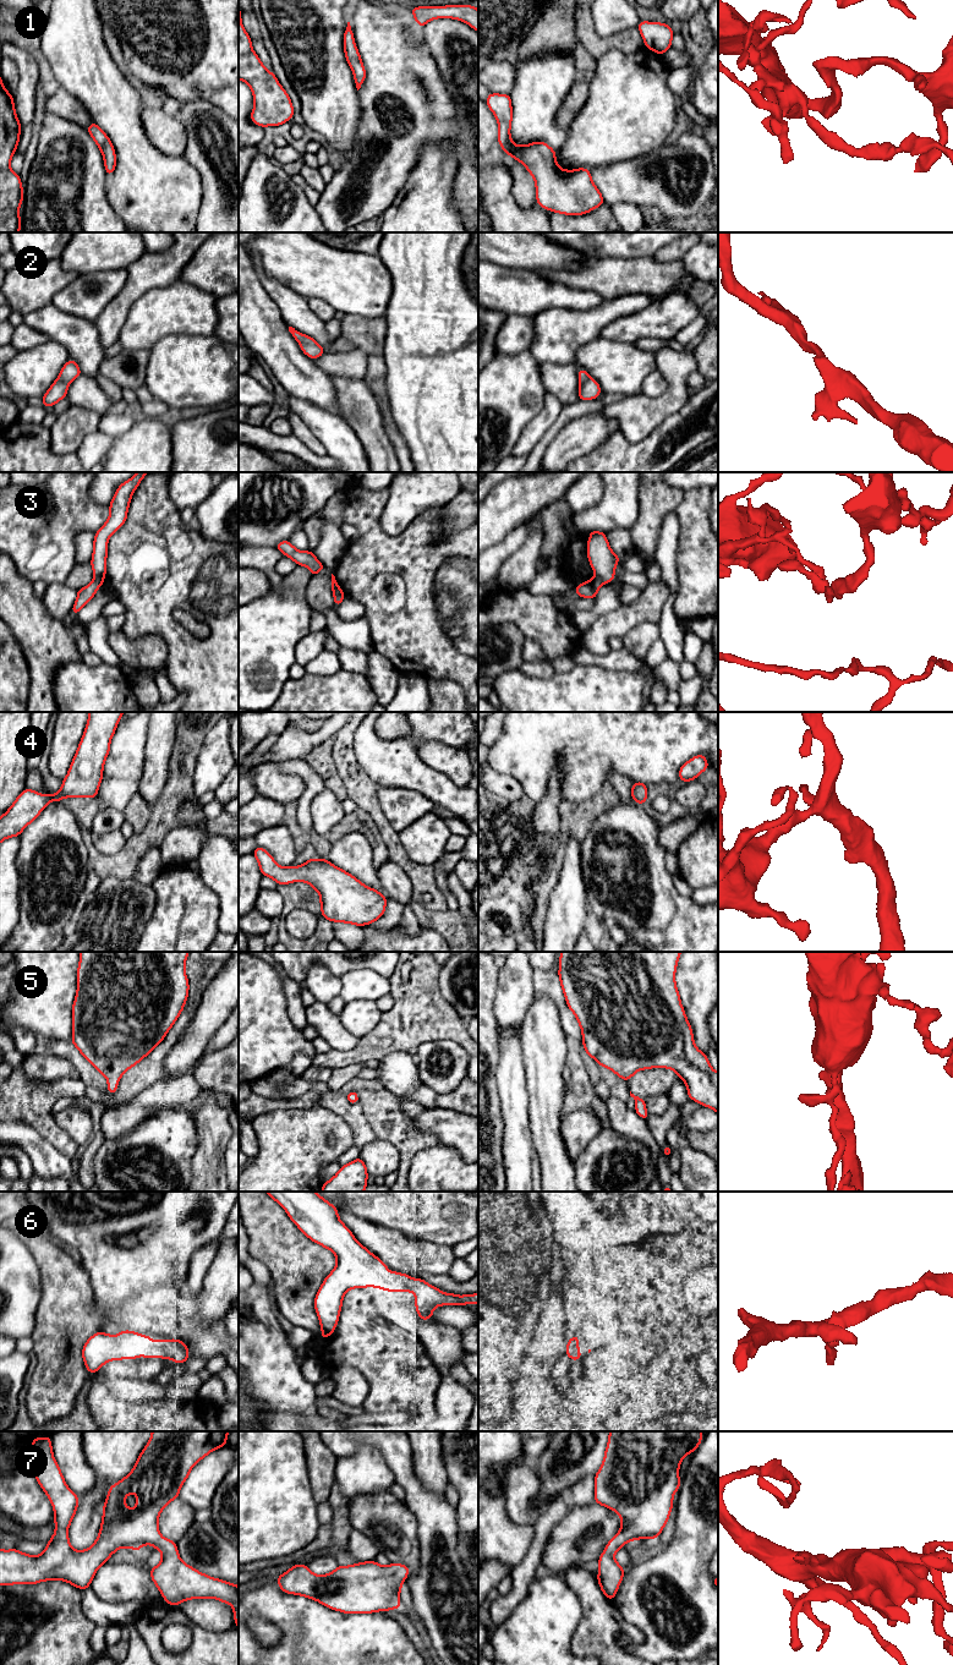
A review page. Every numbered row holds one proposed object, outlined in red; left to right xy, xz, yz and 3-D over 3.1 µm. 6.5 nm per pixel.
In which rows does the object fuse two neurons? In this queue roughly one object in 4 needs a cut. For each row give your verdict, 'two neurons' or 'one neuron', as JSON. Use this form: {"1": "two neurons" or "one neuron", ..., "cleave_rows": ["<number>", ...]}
{"1": "one neuron", "2": "one neuron", "3": "two neurons", "4": "one neuron", "5": "one neuron", "6": "one neuron", "7": "one neuron", "cleave_rows": ["3"]}

